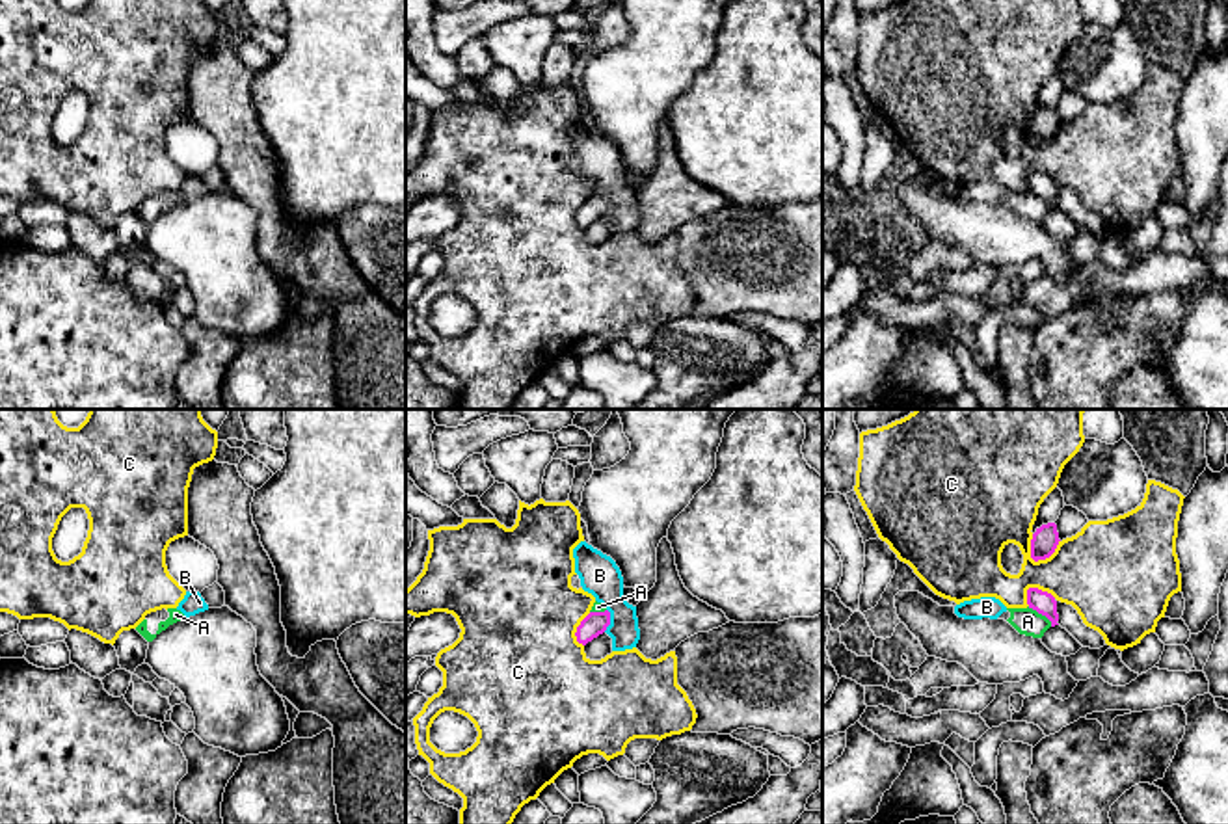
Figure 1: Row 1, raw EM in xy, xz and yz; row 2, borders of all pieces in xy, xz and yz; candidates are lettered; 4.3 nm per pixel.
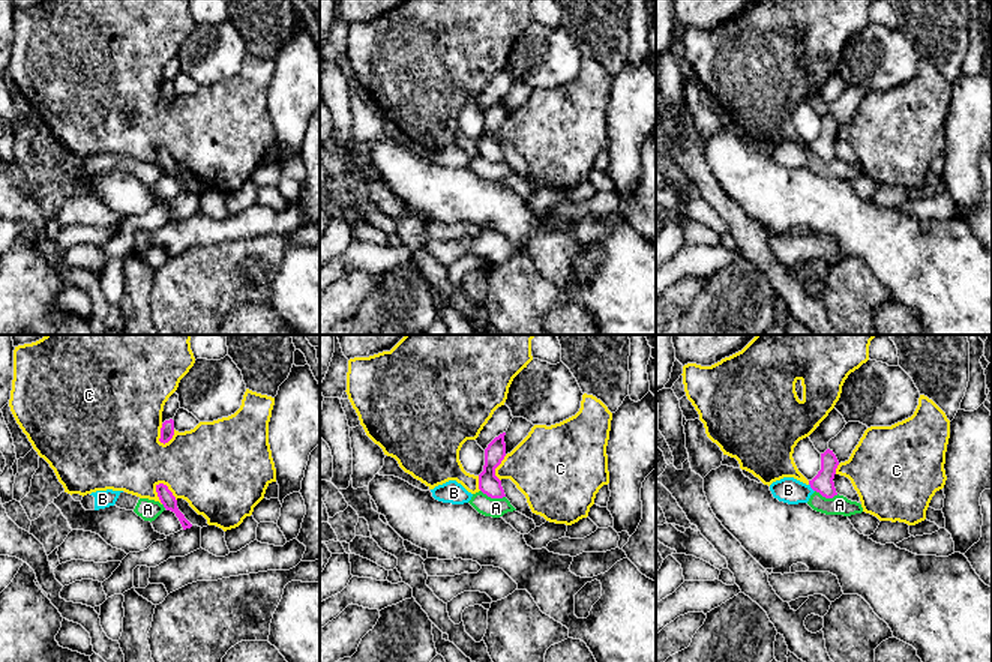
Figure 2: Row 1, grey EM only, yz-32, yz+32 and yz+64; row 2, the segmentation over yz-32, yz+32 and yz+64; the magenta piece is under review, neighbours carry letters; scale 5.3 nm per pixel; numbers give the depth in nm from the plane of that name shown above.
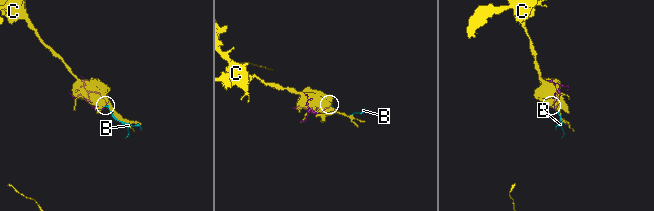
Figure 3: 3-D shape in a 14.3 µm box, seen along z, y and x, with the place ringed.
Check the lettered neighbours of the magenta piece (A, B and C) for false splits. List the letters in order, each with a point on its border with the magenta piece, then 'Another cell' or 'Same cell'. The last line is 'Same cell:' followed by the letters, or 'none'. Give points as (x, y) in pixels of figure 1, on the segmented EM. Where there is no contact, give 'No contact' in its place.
A: Touches magenta at yz (1041, 612). Another cell
B: Touches magenta at xz (609, 620). Another cell
C: Touches magenta at yz (1046, 557). Another cell
Same cell: none

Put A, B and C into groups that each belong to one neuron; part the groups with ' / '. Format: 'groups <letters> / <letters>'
groups A B / C

